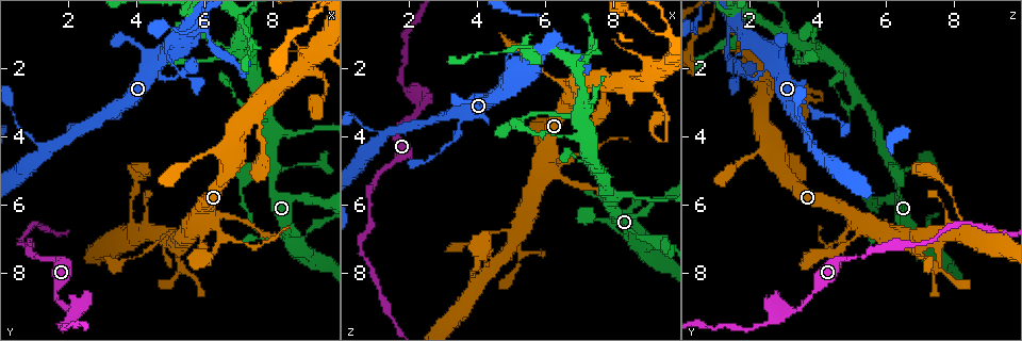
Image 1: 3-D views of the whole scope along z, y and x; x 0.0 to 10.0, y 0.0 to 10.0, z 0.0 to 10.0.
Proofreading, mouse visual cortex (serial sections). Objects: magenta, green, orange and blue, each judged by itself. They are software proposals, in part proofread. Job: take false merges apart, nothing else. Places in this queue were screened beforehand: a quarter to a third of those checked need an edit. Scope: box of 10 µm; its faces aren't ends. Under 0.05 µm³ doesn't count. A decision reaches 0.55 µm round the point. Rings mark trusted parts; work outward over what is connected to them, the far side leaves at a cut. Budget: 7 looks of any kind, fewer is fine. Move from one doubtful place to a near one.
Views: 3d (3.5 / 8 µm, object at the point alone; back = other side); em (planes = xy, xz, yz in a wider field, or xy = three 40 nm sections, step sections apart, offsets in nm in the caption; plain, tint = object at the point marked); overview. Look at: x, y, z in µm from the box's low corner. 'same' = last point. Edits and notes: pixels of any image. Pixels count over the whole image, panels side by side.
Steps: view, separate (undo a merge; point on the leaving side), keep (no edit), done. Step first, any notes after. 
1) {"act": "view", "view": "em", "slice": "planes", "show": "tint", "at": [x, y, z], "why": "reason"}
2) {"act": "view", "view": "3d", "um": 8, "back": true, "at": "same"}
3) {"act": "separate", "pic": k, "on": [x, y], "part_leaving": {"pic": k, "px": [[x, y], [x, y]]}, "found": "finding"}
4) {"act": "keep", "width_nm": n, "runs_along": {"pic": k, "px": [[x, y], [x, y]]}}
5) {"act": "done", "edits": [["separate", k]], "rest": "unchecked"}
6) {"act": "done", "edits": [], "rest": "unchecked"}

{"act": "view", "view": "3d", "um": 3.5, "at": [2.30, 9.15, 3.20], "why": "abrupt turn"}

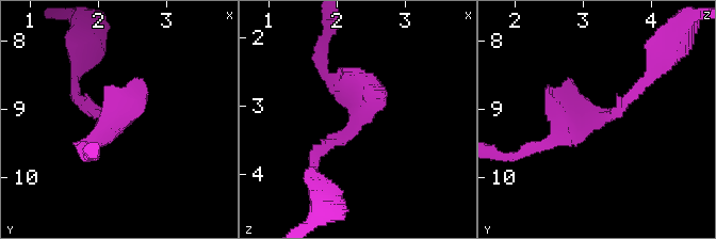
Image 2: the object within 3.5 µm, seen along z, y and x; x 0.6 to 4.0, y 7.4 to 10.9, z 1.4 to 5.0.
{"act": "view", "view": "em", "slice": "xy", "step": 2, "show": "tint", "at": [2.30, 9.05, 3.20]}

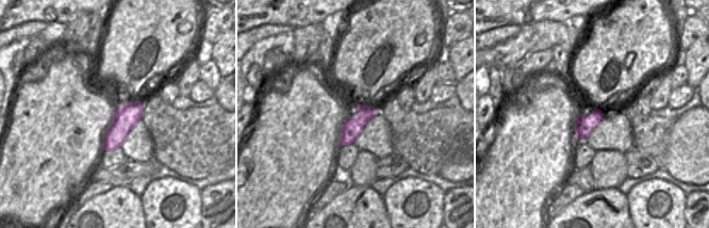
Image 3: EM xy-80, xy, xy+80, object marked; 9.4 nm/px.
{"act": "keep", "runs_along": {"pic": 2, "px": [[638, 89], [549, 145]]}, "found": "continuous, no second cell"}

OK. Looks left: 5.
{"act": "view", "view": "3d", "um": 3.5, "at": [1.35, 4.35, 3.85], "why": "a fork"}

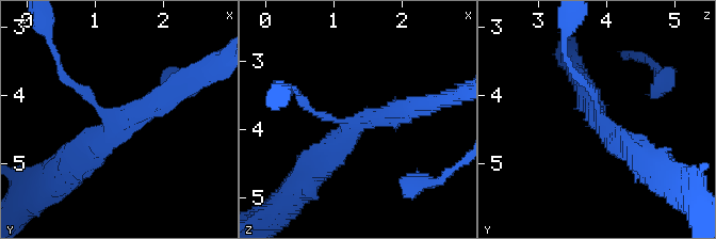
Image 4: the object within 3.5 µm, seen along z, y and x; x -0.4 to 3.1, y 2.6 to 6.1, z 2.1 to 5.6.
{"act": "view", "view": "em", "slice": "planes", "show": "tint", "at": [1.35, 4.40, 3.95], "arms": 3, "arm_widths_nm": [150, 300, 400], "why": "now the EM"}

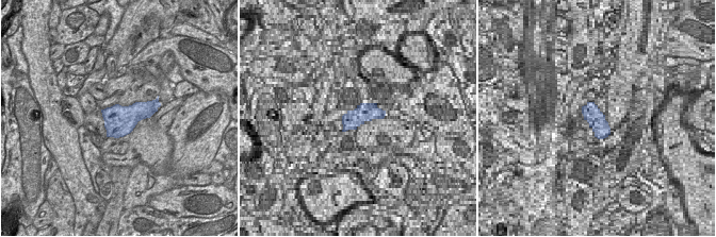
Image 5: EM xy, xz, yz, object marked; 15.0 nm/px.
{"act": "keep", "runs_along": {"pic": 4, "px": [[179, 85], [78, 158]]}, "found": "continuous, no second cell"}

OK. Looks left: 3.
{"act": "view", "view": "3d", "um": 8, "at": [7.95, 4.10, 5.85], "why": "abrupt turn"}

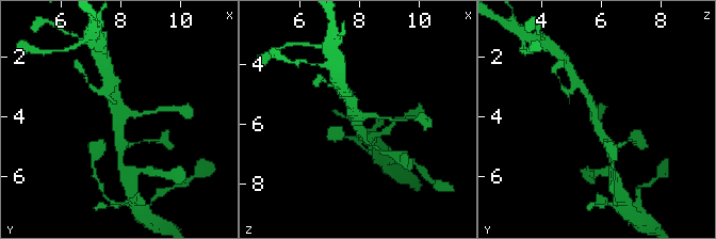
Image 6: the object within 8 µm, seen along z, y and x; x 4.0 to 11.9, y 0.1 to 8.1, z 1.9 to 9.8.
{"act": "view", "view": "3d", "um": 3.5, "back": true, "at": "same"}

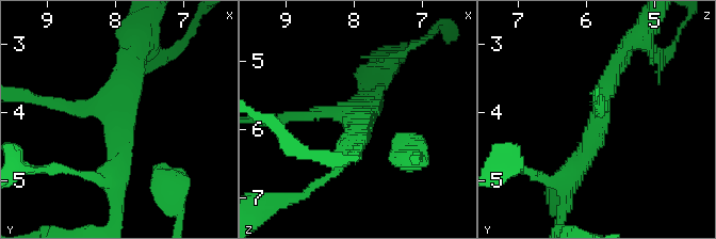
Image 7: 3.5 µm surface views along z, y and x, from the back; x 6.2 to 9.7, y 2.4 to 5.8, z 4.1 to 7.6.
{"act": "view", "view": "em", "slice": "xy", "step": 2, "show": "tint", "at": [7.95, 4.05, 5.80], "arms": 3, "arm_widths_nm": [150, 250, 300], "why": "now the EM"}

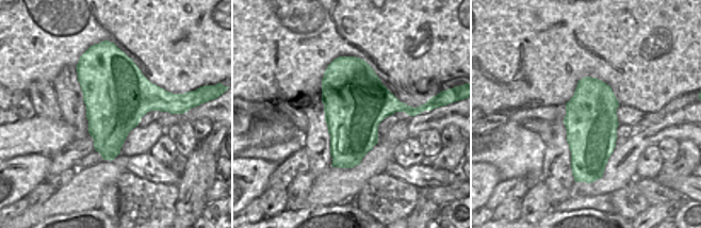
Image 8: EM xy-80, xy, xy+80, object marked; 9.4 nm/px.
{"act": "keep", "runs_along": {"pic": 7, "px": [[568, 178], [590, 145], [622, 50]]}, "found": "all the same cell"}

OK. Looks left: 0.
{"act": "done", "edits": [], "rest": "unchecked"}

